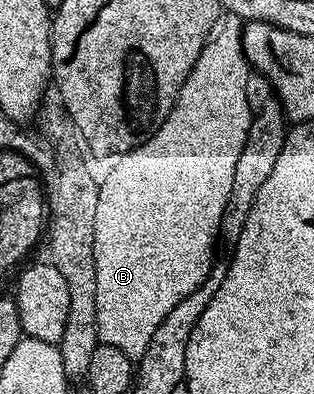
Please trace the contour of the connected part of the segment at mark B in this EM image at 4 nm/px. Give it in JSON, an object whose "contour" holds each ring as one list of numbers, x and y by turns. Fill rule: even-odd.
{"contour":[[227,18,216,27,207,45,201,50,189,78,185,78,185,86,181,86,179,97,175,99,173,110,169,118,153,133,141,146,137,146,132,152,122,153,114,161,115,164,99,183,99,201,97,202,97,222,93,230,93,258,97,266,97,326,99,327,100,341,109,346,117,346,121,354,125,354,132,362,138,362,145,354,145,346,149,346,149,338,153,338,153,330,165,322,165,314,181,302,181,298,189,298,201,282,211,272,211,265,216,259,215,244,219,240,219,227,221,226,221,214,225,210,225,202,229,202,229,190,233,186,233,170,237,170,237,158,245,146,245,138,249,134,252,111,249,102,245,98,245,82,249,71,249,62,243,53,243,34,238,19]]}

